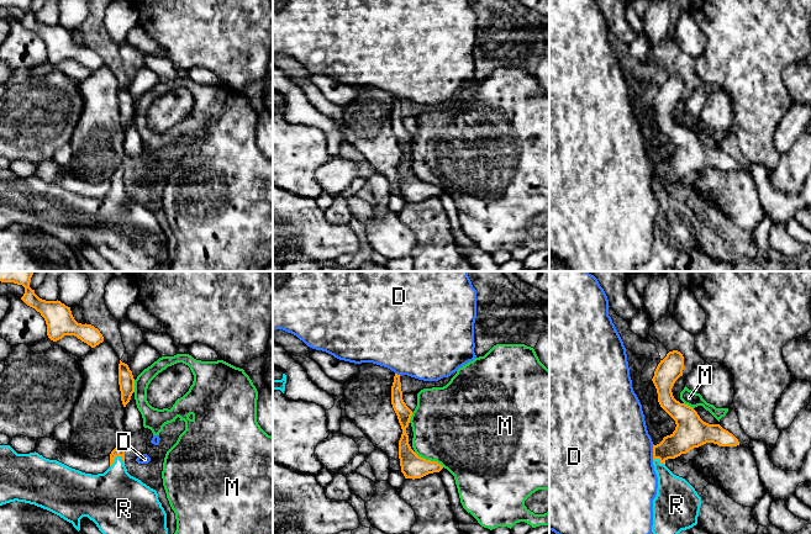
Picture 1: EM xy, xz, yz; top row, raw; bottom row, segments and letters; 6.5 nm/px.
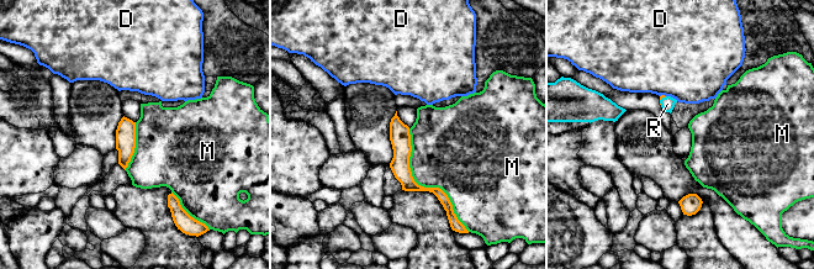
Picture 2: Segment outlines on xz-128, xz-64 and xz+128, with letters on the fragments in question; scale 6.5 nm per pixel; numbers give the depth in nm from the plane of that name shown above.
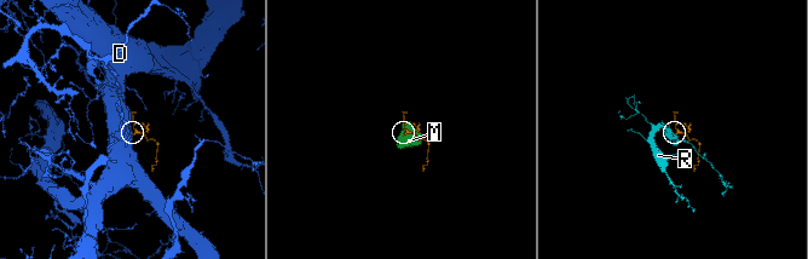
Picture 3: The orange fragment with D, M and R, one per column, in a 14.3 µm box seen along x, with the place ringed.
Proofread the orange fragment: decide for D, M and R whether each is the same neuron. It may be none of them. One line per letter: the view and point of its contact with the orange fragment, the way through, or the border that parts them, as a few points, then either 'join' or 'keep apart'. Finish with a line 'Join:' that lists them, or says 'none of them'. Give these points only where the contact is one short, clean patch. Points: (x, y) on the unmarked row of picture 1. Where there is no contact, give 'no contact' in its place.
D: contact yz (653, 175); border yz (653, 168), (652, 183); keep apart
M: contact xz (428, 184); keep apart
R: contact xy (114, 183); way xy (119, 174), (114, 183), (115, 221); join
Join: R

